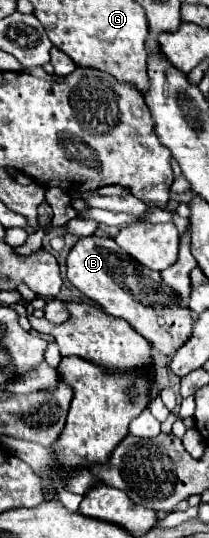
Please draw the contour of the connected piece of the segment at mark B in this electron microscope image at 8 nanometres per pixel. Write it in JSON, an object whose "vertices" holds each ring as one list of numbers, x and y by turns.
{"vertices":[[90,235,82,237,70,251,68,261,68,281,82,291,86,297,104,307,108,315,126,319,140,335,144,335,154,347,170,355,176,351,192,333,192,319,188,309,182,309,174,291,166,287,158,271,142,267,136,263,114,237]]}

